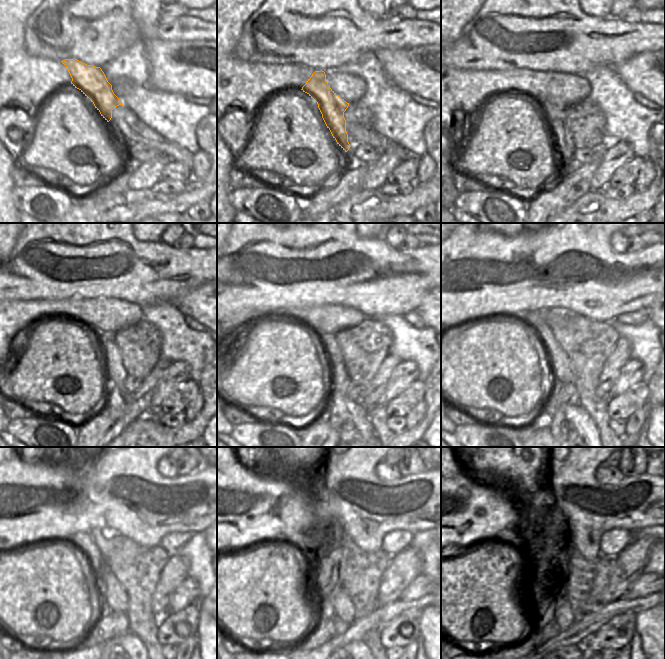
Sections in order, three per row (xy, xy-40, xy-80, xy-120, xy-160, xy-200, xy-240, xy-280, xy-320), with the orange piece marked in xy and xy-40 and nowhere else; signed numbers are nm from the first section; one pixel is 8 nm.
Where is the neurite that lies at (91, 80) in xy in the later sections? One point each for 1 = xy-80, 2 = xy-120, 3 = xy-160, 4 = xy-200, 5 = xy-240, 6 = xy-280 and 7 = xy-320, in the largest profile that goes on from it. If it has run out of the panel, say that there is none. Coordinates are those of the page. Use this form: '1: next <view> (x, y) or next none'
1: next xy-80 (555, 115)
2: next xy-120 (116, 374)
3: next xy-160 (350, 419)
4: next xy-200 (571, 426)
5: next xy-240 (127, 650)
6: next xy-280 (357, 650)
7: next xy-320 (573, 650)

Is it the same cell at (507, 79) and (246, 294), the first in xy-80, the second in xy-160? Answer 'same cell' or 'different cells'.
different cells

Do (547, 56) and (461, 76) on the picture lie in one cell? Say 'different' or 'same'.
different

